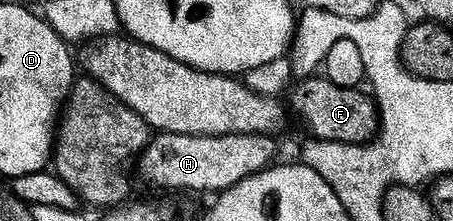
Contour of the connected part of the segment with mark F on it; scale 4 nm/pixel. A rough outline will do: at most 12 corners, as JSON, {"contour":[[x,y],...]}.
{"contour":[[320,75],[292,109],[317,141],[364,145],[378,132],[367,92]]}

